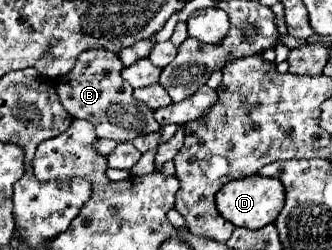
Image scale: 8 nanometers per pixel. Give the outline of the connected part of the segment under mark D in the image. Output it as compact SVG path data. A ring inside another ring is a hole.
M248 176L244 180L232 180L216 194L216 206L218 212L234 226L258 230L266 224L272 224L280 214L284 206L284 186L278 178L264 178L264 176Z

